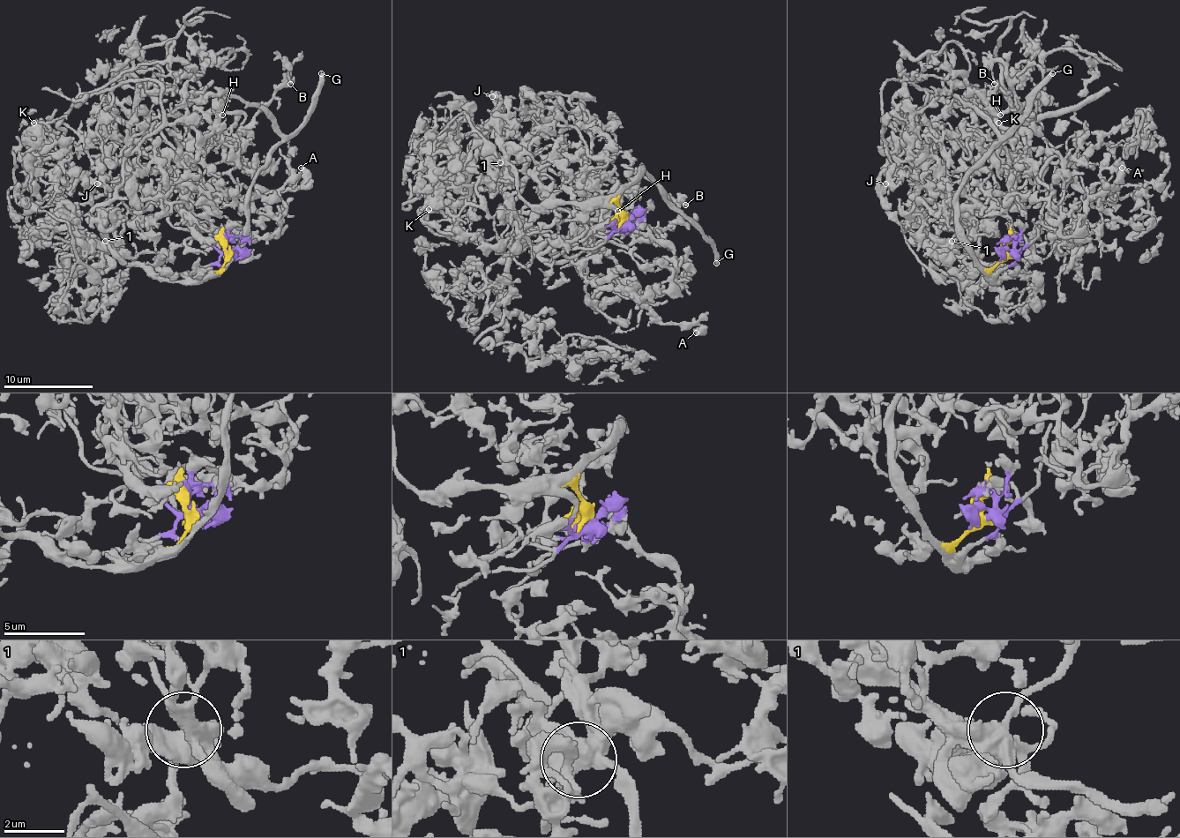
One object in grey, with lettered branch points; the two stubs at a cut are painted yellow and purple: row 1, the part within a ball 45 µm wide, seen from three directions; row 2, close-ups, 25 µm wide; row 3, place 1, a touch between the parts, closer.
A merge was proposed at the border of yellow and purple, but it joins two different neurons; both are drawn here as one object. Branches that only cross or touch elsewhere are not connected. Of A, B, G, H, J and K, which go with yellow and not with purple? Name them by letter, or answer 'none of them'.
G

